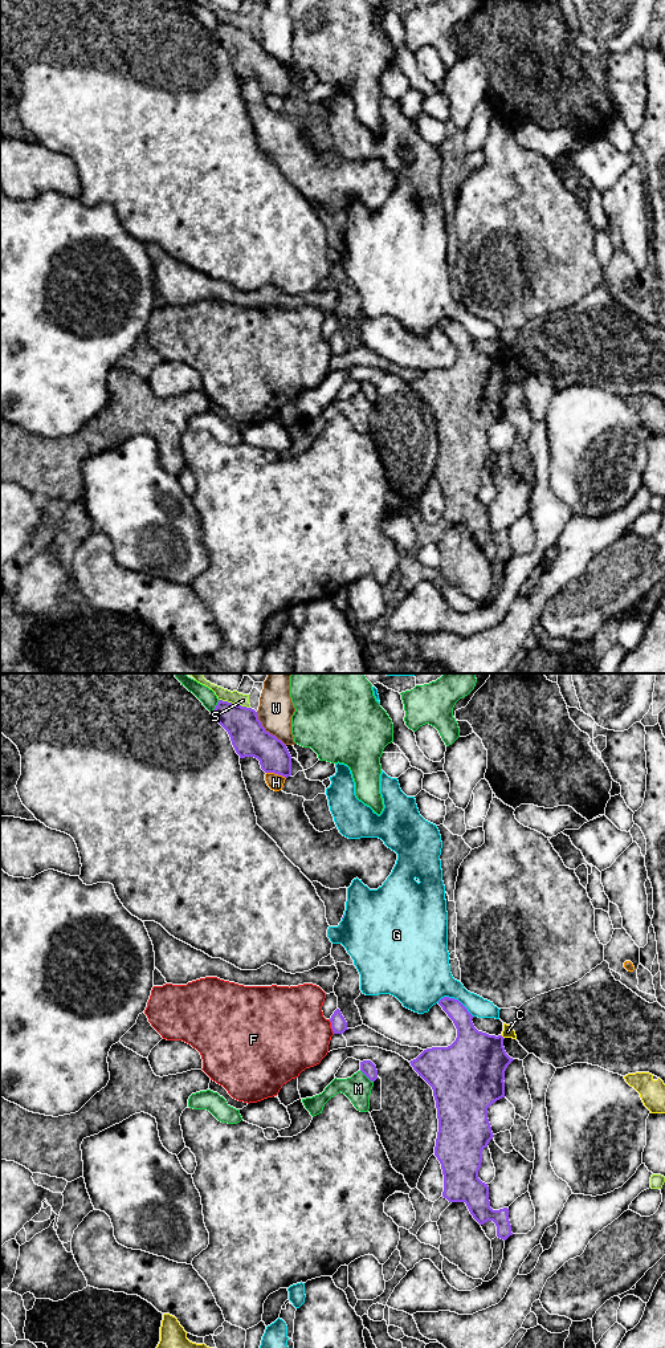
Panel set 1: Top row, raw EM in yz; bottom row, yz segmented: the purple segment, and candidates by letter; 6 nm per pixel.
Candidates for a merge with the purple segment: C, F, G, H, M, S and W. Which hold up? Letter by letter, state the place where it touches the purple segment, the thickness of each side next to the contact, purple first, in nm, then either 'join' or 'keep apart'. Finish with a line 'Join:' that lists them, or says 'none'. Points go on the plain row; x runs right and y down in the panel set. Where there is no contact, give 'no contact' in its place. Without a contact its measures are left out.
C: meets purple in yz at (502, 358); 380 nm thick on the purple side, 70 nm on the other; keep apart
F: meets purple in yz at (331, 347); 100 nm thick on the purple side, 440 nm on the other; keep apart
G: meets purple in yz at (456, 321); 150 nm thick on the purple side, 360 nm on the other; keep apart
H: meets purple in yz at (276, 94); 200 nm thick on the purple side, 100 nm on the other; keep apart
M: meets purple in yz at (367, 398); 90 nm thick on the purple side, 160 nm on the other; keep apart
S: meets purple in yz at (235, 25); 220 nm thick on the purple side, 80 nm on the other; keep apart
W: meets purple in yz at (265, 52); 220 nm thick on the purple side, 200 nm on the other; keep apart
Join: none

